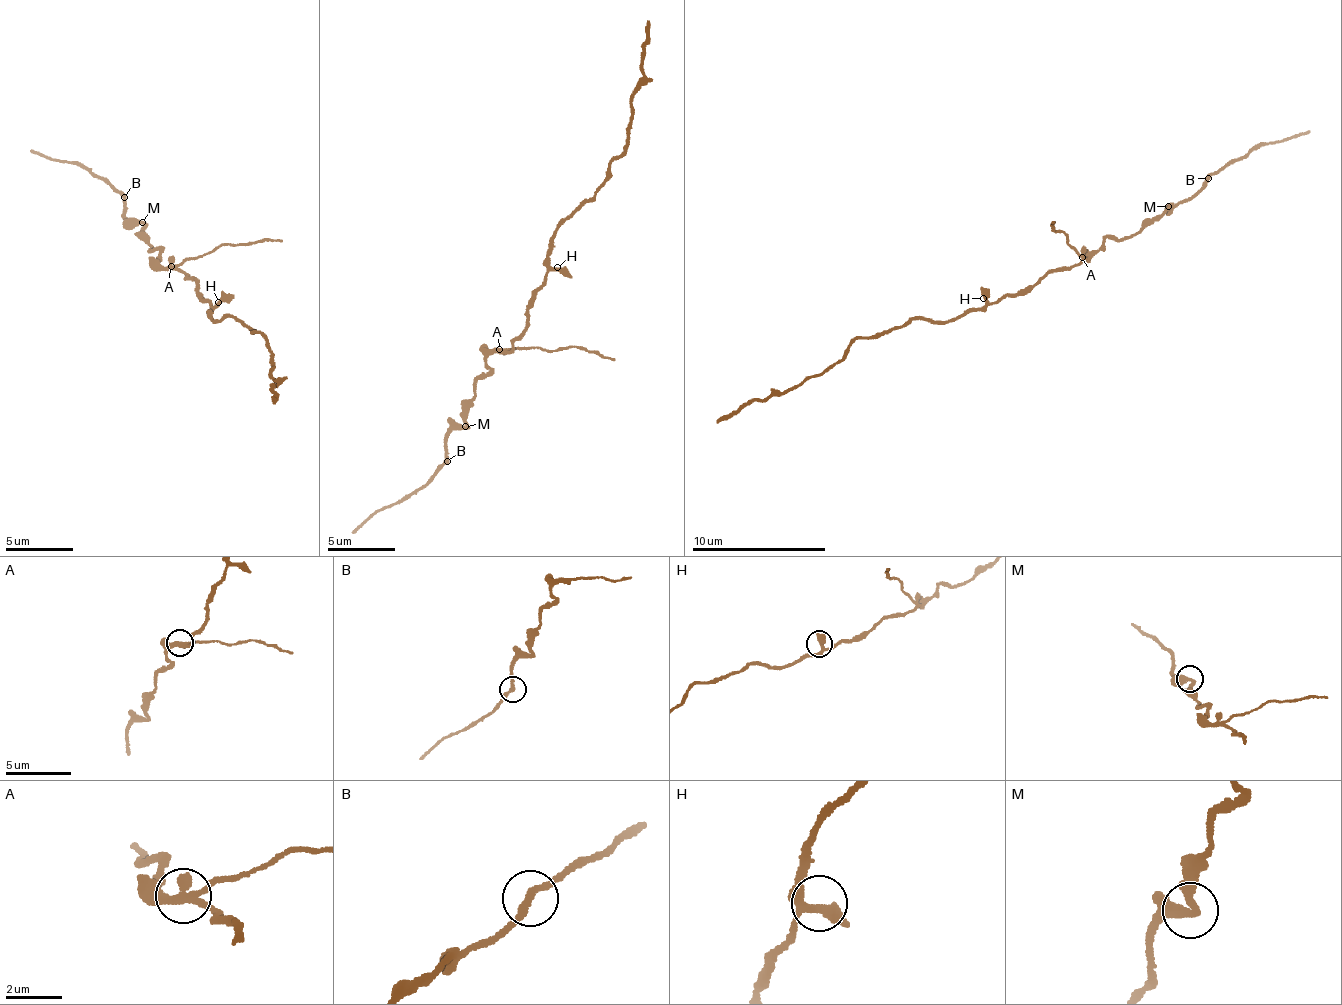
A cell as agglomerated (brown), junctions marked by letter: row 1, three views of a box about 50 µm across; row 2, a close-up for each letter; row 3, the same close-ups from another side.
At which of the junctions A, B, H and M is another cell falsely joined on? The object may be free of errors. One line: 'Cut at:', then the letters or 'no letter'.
Cut at: A

